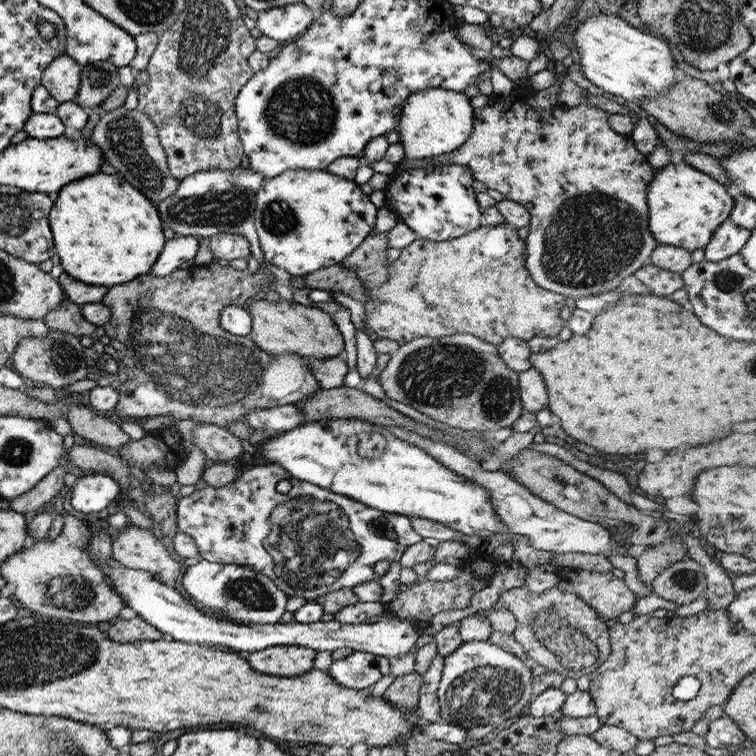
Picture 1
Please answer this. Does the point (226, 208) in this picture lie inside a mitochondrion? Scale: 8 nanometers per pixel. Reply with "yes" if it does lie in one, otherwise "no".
yes

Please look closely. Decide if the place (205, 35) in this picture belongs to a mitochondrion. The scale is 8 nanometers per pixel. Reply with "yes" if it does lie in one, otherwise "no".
yes

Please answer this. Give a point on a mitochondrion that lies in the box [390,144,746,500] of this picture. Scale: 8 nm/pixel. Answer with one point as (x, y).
(592, 238)

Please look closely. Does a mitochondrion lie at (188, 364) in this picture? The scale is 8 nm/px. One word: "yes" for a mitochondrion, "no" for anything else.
yes

